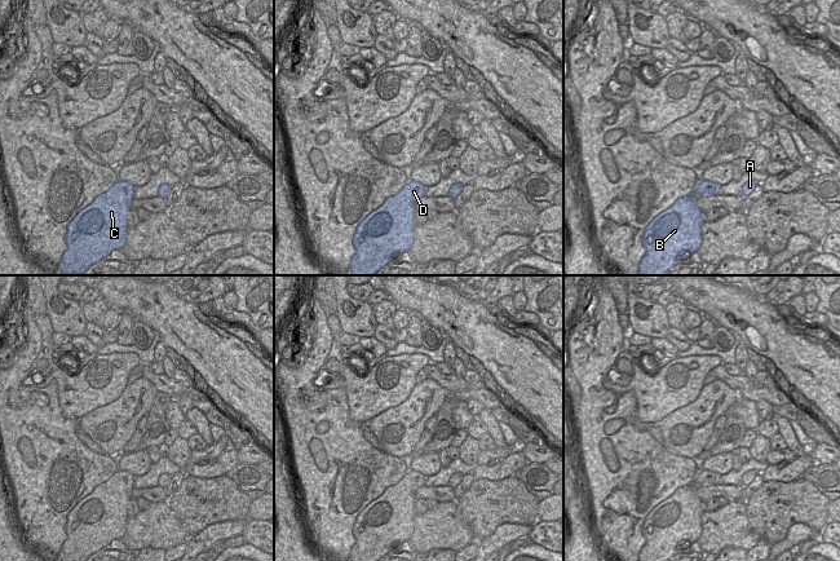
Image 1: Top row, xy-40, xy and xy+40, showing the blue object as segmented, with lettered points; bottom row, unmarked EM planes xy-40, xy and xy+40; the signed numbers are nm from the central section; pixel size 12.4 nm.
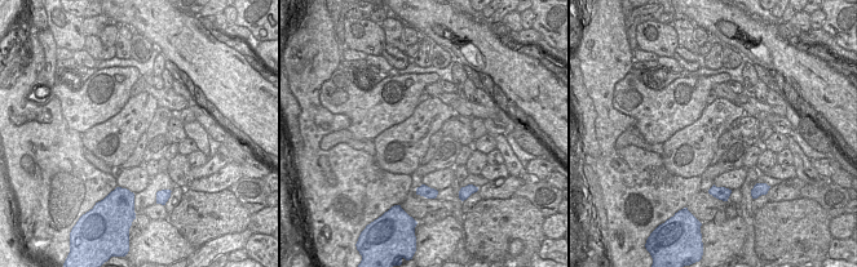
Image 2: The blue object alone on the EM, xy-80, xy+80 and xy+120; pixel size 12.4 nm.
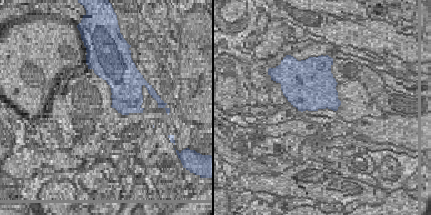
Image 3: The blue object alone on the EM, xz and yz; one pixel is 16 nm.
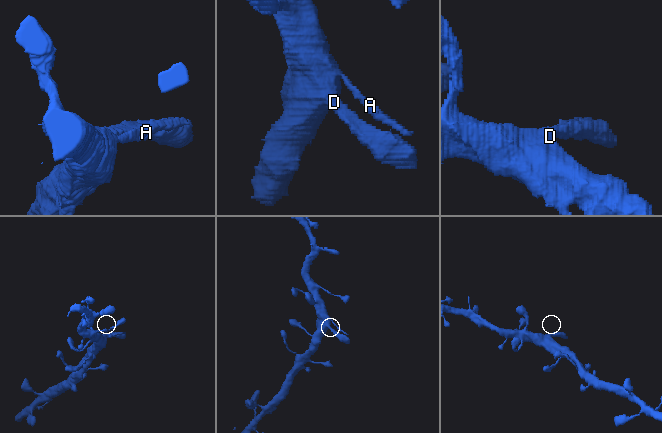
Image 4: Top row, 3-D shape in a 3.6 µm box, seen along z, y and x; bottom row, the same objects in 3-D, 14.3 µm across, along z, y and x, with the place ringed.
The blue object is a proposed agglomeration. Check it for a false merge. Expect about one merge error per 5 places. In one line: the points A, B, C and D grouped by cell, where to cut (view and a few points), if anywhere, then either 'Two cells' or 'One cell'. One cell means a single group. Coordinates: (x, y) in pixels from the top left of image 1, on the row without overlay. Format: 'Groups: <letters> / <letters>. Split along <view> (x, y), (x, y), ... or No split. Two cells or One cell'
Groups: A B C D. No split. One cell.

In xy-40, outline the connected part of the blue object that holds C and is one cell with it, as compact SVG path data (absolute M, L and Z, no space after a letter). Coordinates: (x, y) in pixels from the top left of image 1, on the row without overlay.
M118 469L106 482L81 499L67 514L66 540L58 553L59 561L87 561L114 539L121 539L127 529L127 504L131 499L134 476Z

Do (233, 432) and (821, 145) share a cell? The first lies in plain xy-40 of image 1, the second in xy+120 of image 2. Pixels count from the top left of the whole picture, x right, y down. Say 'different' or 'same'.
same

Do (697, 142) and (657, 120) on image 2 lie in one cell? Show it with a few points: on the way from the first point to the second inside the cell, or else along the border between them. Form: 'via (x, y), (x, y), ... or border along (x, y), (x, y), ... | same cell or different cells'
border along (702, 114), (690, 124), (676, 130), (663, 143) | different cells

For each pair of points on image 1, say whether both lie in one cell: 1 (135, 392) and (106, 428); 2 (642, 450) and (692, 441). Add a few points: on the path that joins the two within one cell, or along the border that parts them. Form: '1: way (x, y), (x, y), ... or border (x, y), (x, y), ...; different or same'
1: way (133, 401), (115, 419); same
2: border (662, 446), (672, 454), (690, 458); different

